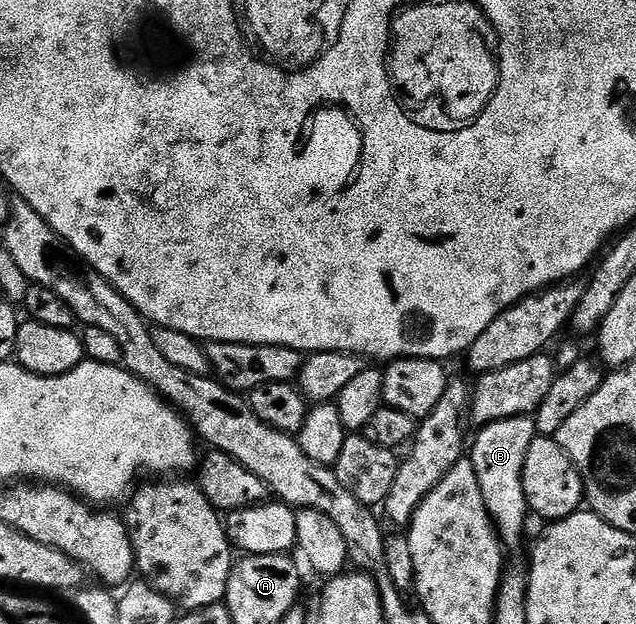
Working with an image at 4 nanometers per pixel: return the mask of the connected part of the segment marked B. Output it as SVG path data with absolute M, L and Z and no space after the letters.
M533 416L503 418L499 422L484 425L478 432L481 433L471 440L471 459L475 466L475 478L479 478L479 490L483 490L483 502L487 506L493 524L497 527L497 535L500 536L502 545L512 550L520 546L521 539L525 536L525 519L530 519L531 516L527 494L523 494L523 462L527 462L527 449L538 435L537 422Z

